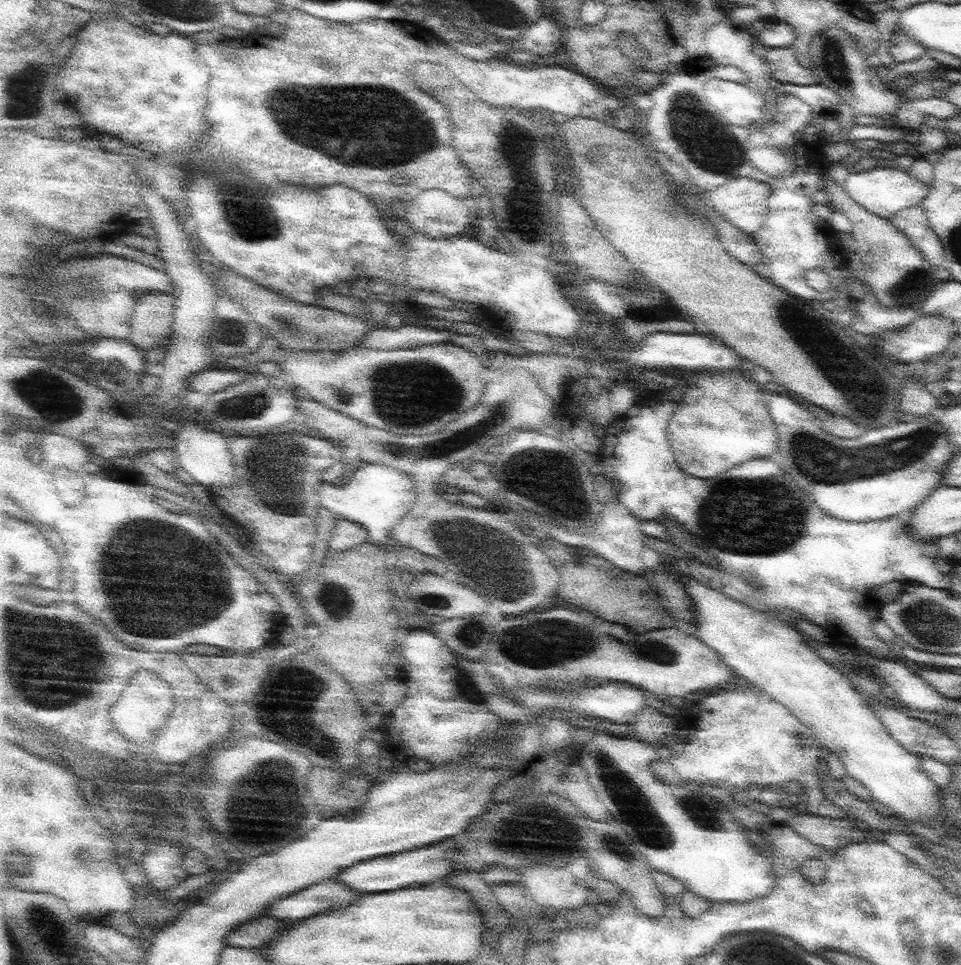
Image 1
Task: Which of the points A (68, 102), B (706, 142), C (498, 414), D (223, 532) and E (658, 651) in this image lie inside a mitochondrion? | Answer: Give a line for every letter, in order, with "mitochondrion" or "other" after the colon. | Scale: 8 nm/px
A: other
B: mitochondrion
C: mitochondrion
D: other
E: mitochondrion

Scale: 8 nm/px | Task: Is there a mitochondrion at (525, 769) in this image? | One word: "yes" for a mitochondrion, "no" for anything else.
no

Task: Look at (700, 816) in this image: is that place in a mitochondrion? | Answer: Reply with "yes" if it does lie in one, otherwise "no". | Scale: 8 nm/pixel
yes

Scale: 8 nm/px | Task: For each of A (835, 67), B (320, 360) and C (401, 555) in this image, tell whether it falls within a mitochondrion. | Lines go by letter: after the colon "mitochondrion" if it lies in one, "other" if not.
A: mitochondrion
B: other
C: other

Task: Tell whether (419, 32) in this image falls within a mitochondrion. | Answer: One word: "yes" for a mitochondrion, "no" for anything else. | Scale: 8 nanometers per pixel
no

